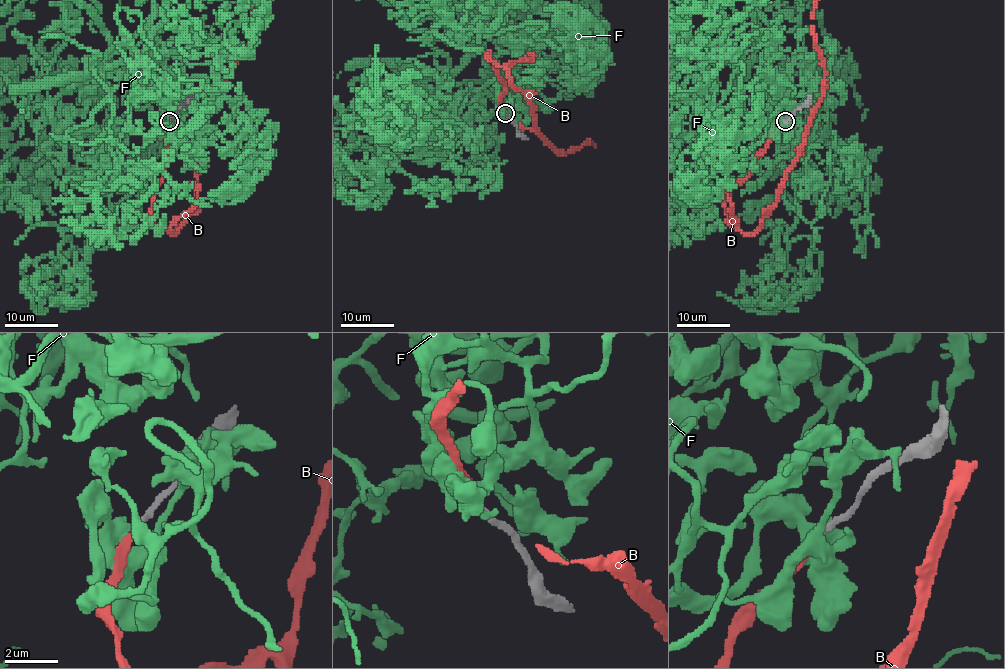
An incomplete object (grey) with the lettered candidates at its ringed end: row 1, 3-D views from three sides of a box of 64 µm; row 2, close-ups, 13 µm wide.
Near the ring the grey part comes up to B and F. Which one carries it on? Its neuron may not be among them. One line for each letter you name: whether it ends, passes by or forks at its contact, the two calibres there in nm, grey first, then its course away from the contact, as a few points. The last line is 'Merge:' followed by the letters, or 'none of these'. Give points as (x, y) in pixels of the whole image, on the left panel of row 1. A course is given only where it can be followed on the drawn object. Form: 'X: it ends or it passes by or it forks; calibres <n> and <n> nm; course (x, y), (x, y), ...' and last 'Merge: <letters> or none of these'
B: it ends; calibres 240 and 280 nm
Merge: B

